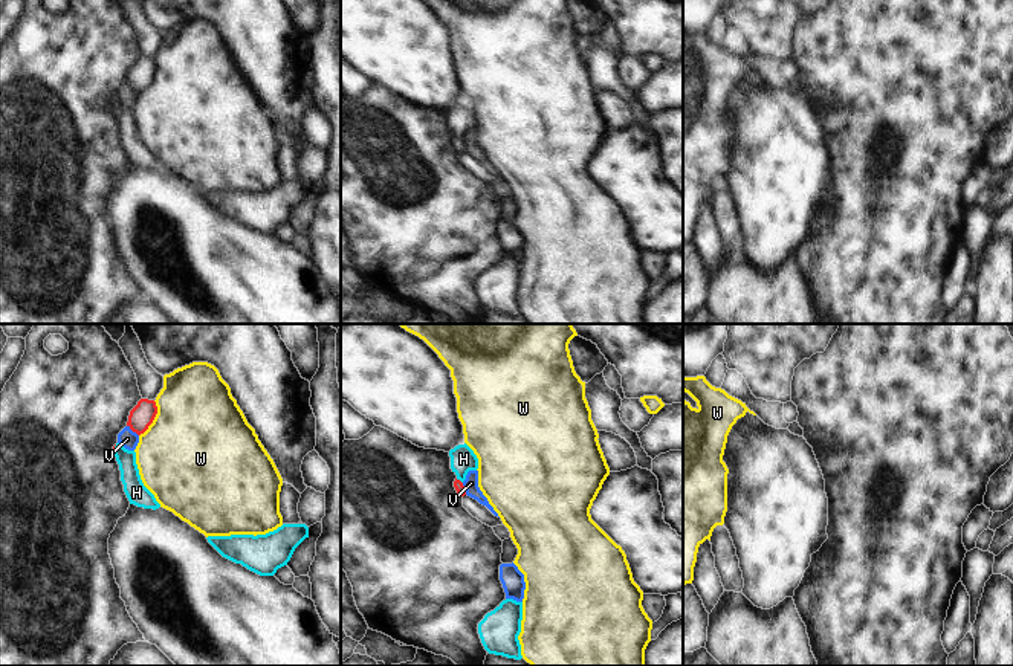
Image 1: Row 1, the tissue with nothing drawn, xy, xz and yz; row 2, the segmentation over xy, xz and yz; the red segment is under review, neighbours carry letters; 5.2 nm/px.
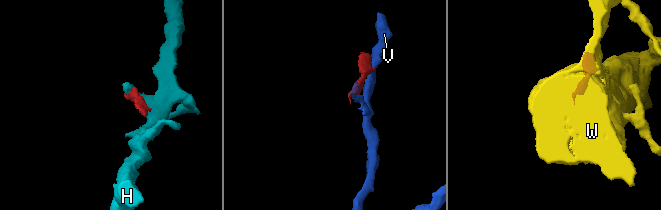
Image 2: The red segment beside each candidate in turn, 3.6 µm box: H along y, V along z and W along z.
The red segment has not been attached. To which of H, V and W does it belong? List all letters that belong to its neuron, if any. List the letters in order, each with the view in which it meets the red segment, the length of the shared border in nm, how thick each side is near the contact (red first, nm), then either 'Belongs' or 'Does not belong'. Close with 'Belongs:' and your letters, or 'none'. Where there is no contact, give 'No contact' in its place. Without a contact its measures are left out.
H: Touches red in xz. Shared border 50 nm. Thickness 50 nm (red) against 130 nm. Belongs
V: Touches red in xy. Shared border 90 nm. Thickness 120 nm (red) against 90 nm. Does not belong
W: Touches red in xy. Shared border 200 nm. Thickness 120 nm (red) against 500 nm. Does not belong
Belongs: H.

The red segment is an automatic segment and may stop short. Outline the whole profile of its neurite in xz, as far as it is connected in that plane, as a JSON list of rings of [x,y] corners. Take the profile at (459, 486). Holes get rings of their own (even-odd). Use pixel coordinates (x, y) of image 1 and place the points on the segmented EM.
[[[466,443],[451,449],[449,457],[451,457],[451,469],[457,475],[454,487],[460,496],[464,496],[466,489],[463,486],[463,481],[466,480],[469,470],[478,469],[478,458]]]

